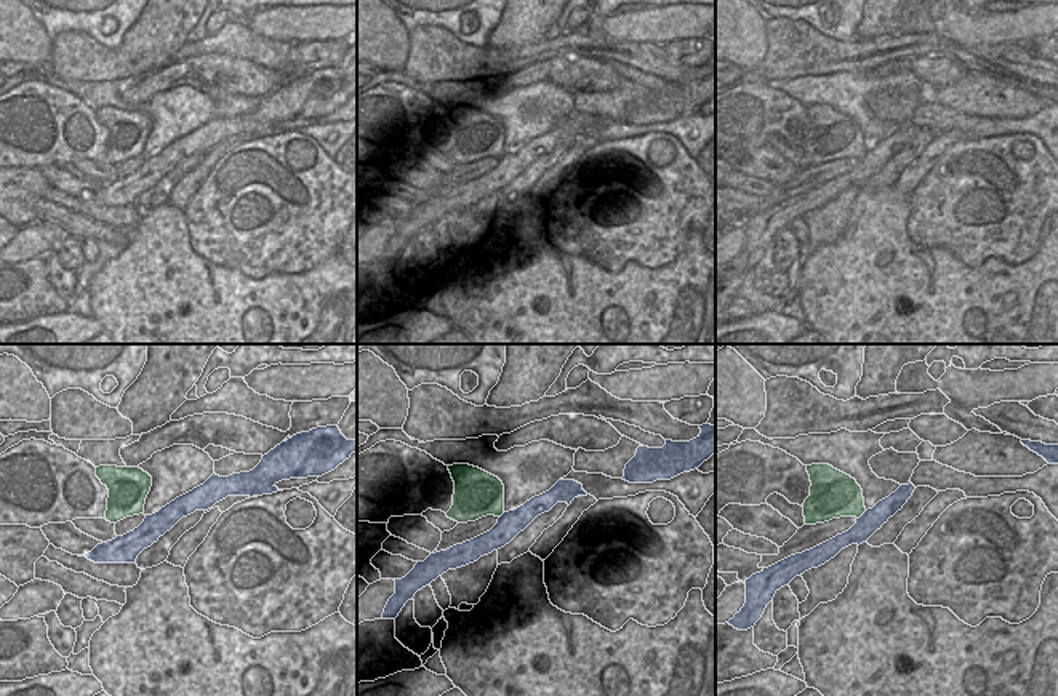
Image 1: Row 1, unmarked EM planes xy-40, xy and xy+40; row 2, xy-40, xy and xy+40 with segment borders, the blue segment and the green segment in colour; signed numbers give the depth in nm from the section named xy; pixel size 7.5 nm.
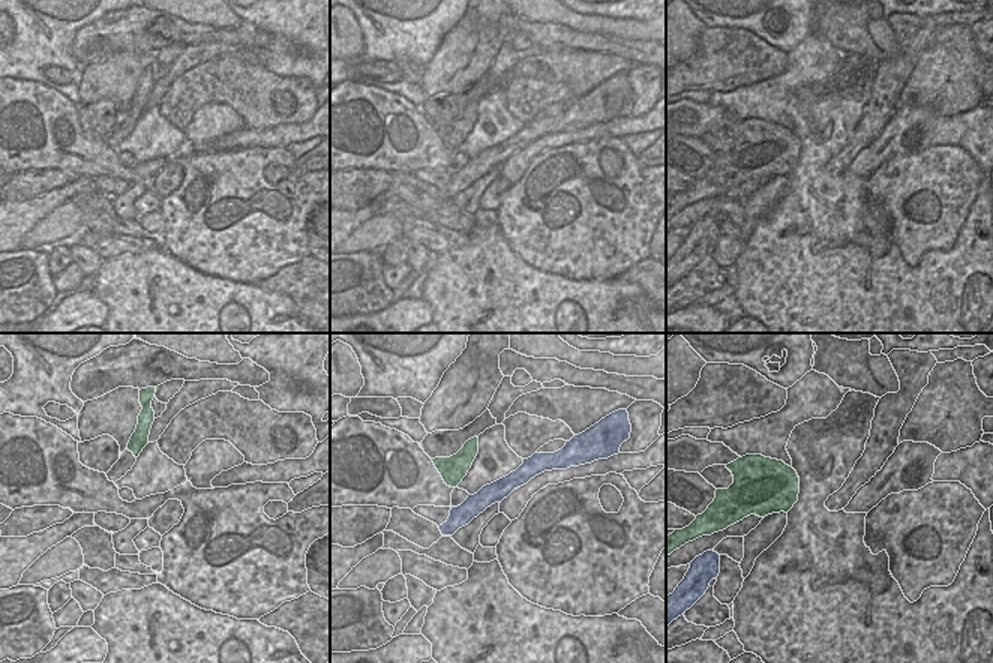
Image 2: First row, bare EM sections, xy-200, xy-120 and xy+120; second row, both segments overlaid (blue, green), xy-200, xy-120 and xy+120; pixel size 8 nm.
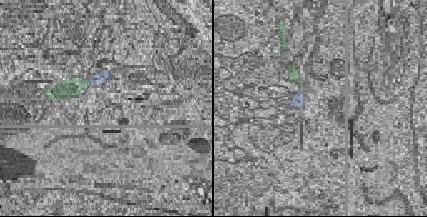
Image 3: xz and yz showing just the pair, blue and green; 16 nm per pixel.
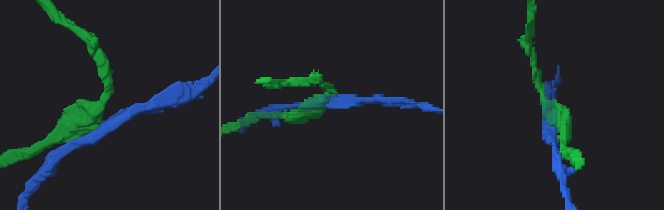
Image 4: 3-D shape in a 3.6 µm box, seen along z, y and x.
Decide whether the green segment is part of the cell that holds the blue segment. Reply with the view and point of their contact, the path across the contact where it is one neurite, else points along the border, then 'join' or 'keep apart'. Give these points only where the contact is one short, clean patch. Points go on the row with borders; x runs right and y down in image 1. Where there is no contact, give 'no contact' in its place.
contact xy+40 (863, 514); border xy+40 (866, 511), (857, 519); keep apart

